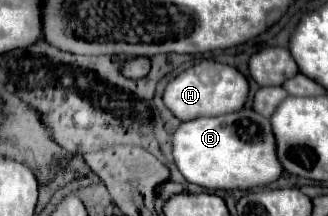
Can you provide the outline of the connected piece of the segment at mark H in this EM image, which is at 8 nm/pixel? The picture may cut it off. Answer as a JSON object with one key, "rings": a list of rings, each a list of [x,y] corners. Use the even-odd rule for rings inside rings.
{"rings":[[[204,61],[180,73],[166,87],[164,103],[180,121],[190,121],[196,117],[218,117],[232,111],[240,111],[246,105],[248,91],[250,91],[250,83],[238,69],[216,61]]]}

